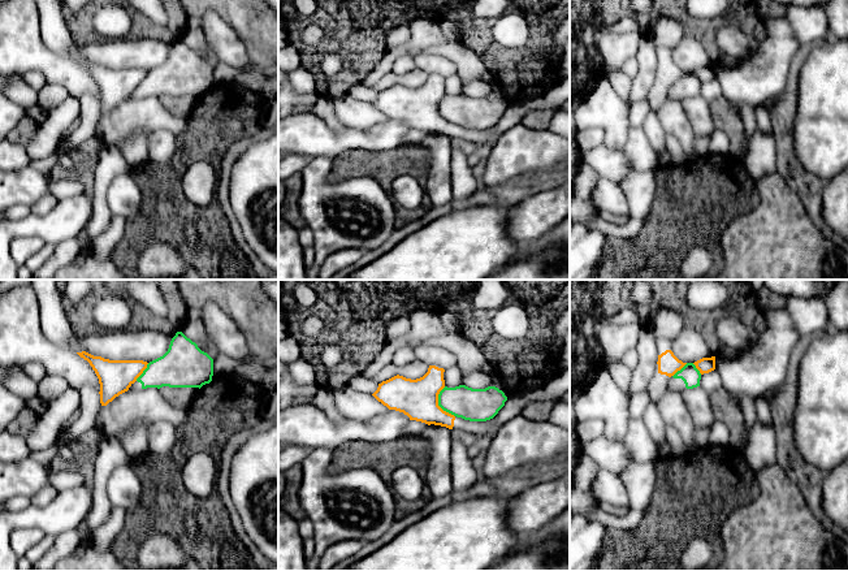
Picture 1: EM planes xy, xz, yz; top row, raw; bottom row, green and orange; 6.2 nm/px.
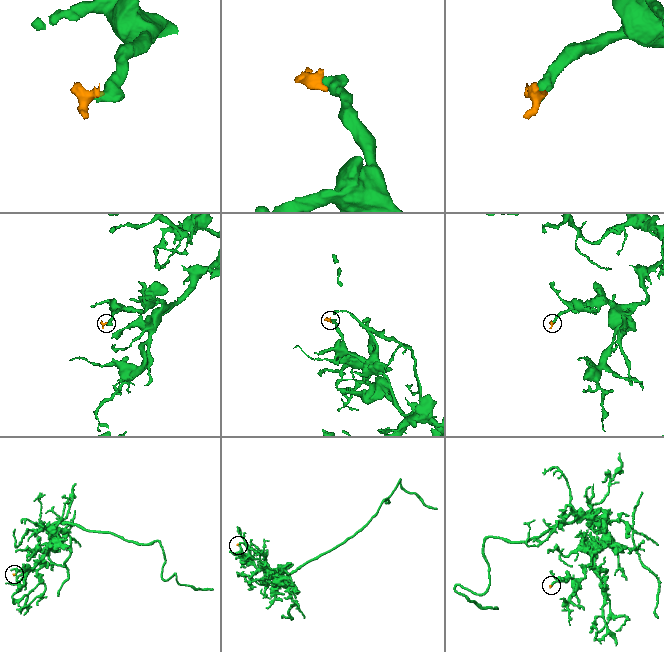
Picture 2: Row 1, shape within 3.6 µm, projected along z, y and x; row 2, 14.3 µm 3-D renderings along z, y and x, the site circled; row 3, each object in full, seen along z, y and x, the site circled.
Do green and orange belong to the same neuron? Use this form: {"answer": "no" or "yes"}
{"answer": "no"}

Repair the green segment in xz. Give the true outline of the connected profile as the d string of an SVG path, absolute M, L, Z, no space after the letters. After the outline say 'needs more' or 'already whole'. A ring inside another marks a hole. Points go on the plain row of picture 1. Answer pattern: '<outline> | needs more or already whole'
M466 94L445 95L438 103L438 114L464 129L486 130L505 114L507 105L496 95L472 98Z | already whole

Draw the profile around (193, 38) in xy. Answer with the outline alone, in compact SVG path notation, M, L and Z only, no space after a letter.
M187 27L185 33L179 36L179 40L182 40L187 47L190 47L198 55L200 55L204 51L204 46L207 43L202 30L190 27Z

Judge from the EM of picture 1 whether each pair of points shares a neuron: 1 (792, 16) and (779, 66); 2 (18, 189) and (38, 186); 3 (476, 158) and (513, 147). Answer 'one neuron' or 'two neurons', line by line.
1: two neurons
2: one neuron
3: two neurons

